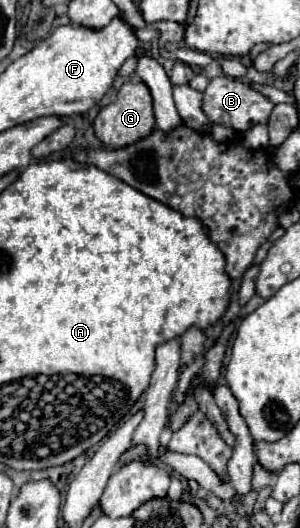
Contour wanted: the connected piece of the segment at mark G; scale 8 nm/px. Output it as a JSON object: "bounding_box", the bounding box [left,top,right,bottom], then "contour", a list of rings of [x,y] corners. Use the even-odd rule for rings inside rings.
{"bounding_box":[93,82,155,148],"contour":[[[125,82],[119,92],[117,100],[113,104],[107,104],[97,114],[93,128],[95,136],[107,146],[107,148],[123,148],[127,144],[133,144],[135,140],[141,140],[143,136],[149,136],[155,126],[153,116],[153,104],[151,104],[151,92],[143,82]]]}

